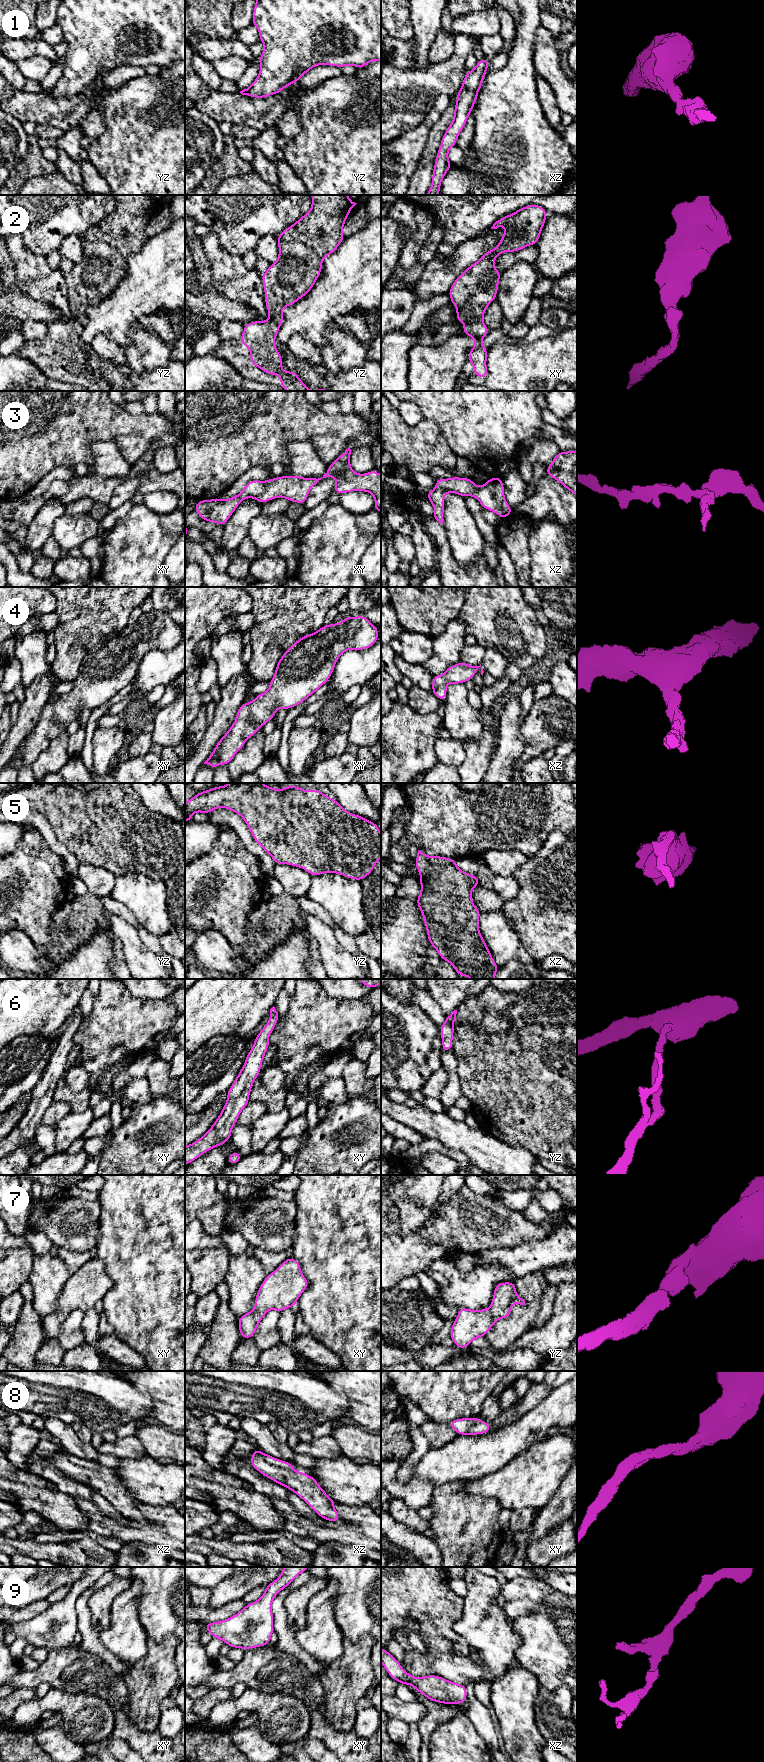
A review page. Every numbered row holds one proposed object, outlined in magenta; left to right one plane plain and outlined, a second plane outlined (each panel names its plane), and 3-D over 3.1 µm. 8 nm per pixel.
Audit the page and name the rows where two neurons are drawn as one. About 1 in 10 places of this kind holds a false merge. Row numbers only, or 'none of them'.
none of them

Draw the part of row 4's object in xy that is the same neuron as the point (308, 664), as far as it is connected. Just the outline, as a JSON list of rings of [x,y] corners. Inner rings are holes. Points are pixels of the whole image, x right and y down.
[[[359,615],[358,617],[346,616],[337,624],[323,625],[316,632],[299,638],[279,659],[275,674],[269,681],[269,689],[255,696],[252,702],[244,702],[240,706],[234,723],[217,742],[204,764],[208,764],[214,770],[220,764],[227,766],[235,754],[243,748],[246,739],[256,734],[265,723],[273,720],[278,709],[289,710],[301,704],[330,680],[335,664],[344,652],[350,649],[368,649],[379,637],[378,627],[364,615]]]

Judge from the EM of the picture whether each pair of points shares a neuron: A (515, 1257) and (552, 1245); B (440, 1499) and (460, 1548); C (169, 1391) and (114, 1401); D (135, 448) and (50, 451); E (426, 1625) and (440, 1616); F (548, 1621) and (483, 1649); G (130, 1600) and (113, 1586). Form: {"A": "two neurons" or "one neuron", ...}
{"A": "one neuron", "B": "one neuron", "C": "two neurons", "D": "one neuron", "E": "two neurons", "F": "two neurons", "G": "two neurons"}

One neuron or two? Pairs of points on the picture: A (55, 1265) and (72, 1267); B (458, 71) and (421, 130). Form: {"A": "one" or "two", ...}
{"A": "two", "B": "two"}

